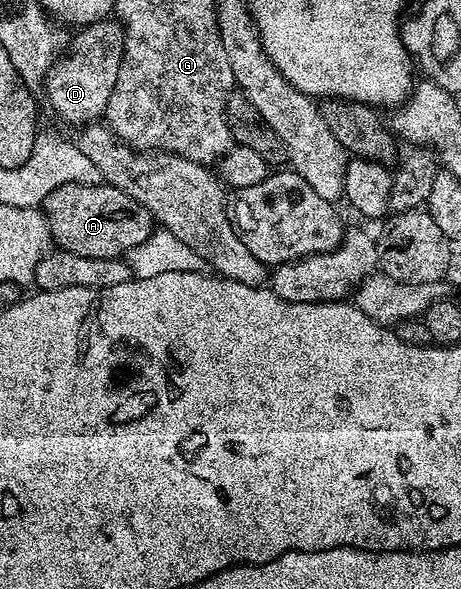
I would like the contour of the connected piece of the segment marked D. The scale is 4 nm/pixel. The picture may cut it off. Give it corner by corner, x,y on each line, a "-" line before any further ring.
108,18
80,27
76,32
79,33
73,36
70,51
60,55
47,71
45,93
52,110
65,123
86,126
98,121
109,106
109,94
113,94
123,61
123,30
118,19

